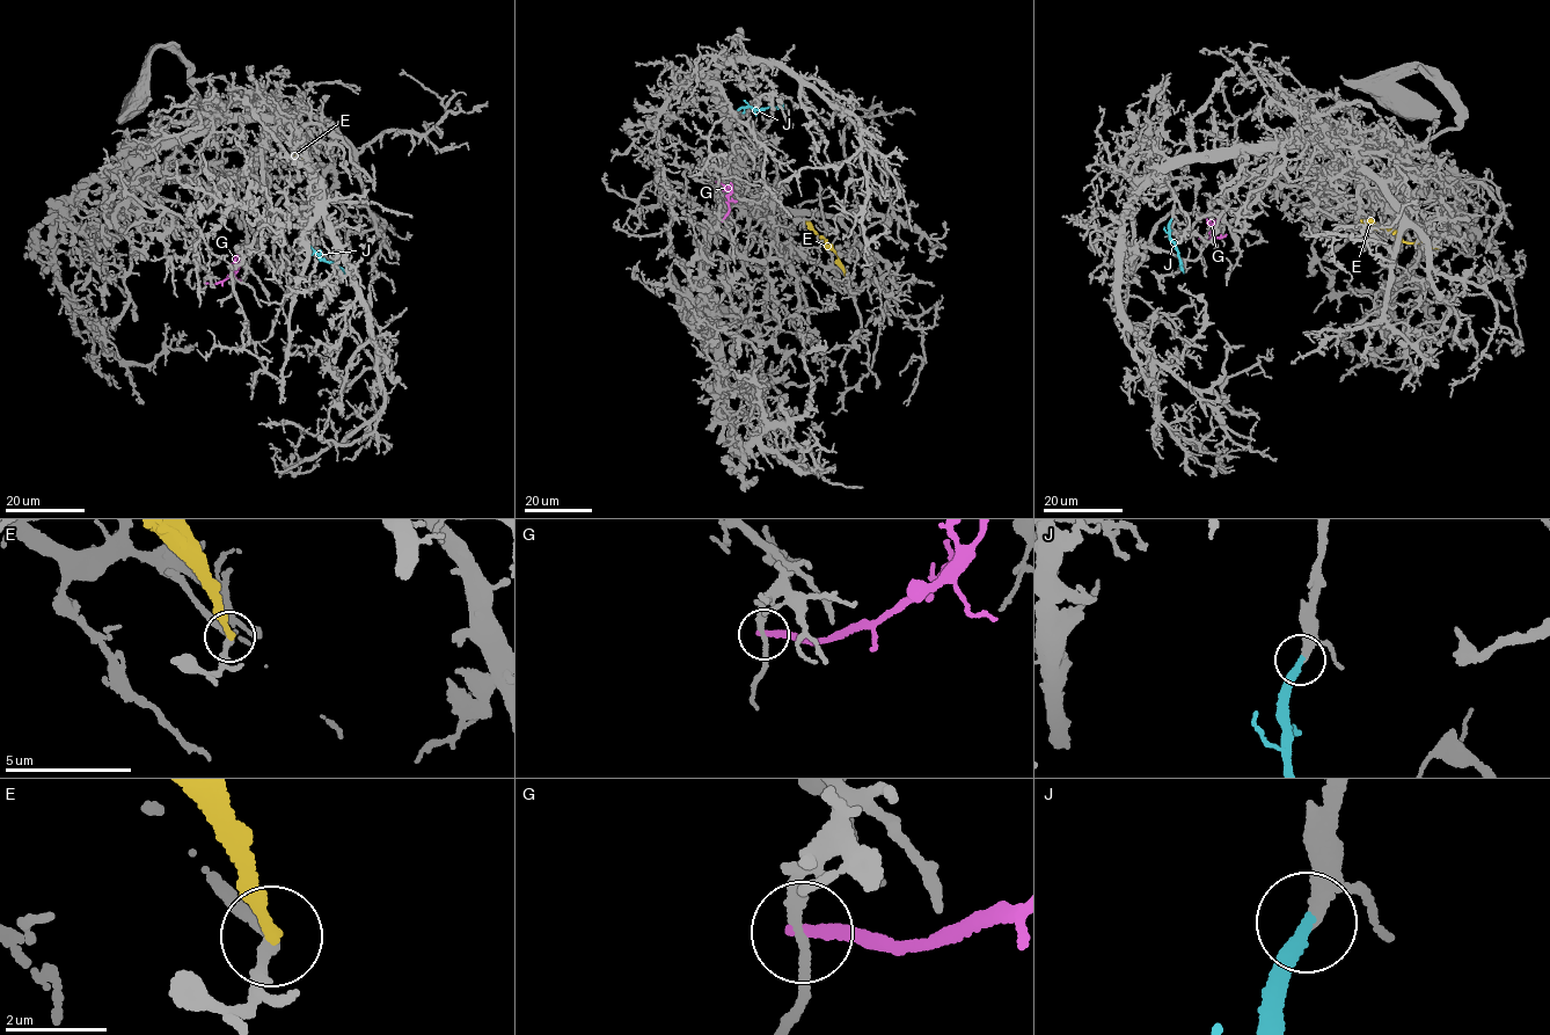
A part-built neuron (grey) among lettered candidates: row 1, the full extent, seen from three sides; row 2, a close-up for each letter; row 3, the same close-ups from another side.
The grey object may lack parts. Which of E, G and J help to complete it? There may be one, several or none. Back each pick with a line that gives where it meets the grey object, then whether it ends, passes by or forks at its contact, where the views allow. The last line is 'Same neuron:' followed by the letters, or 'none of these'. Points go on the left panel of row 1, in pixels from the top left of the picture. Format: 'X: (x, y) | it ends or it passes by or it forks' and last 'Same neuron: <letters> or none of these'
J: (308, 243) | it ends
Same neuron: J

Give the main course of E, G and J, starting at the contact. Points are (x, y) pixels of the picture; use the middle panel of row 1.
E: (846, 278), (836, 253), (808, 220)
G: (722, 220), (728, 213), (730, 191), (716, 181)
J: (737, 109), (779, 108), (781, 102)

